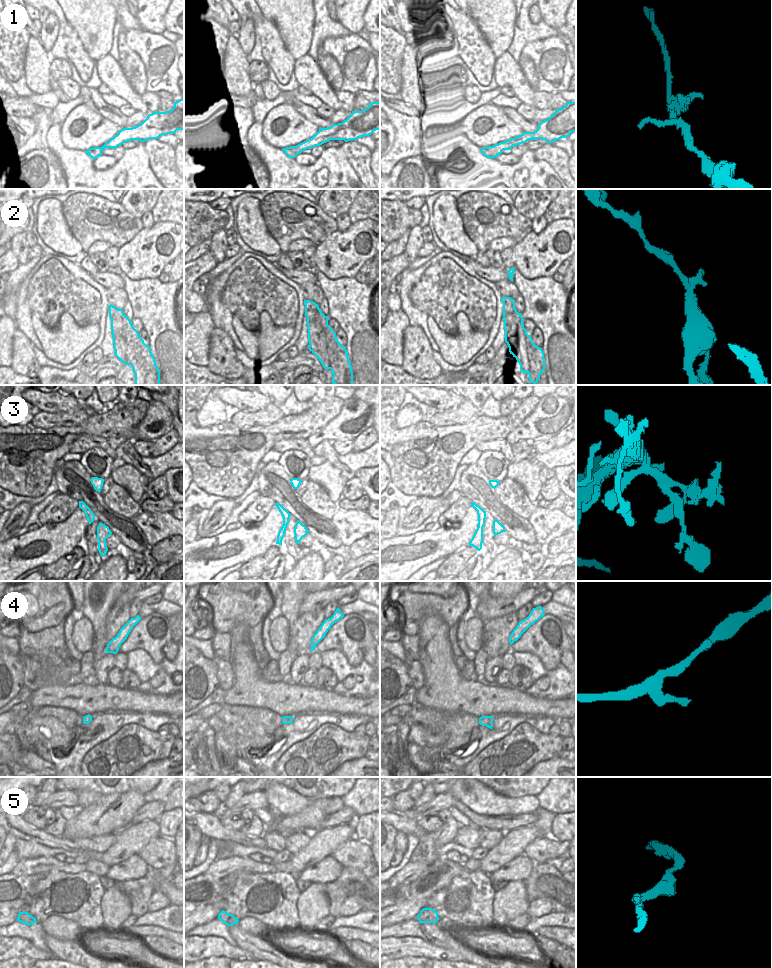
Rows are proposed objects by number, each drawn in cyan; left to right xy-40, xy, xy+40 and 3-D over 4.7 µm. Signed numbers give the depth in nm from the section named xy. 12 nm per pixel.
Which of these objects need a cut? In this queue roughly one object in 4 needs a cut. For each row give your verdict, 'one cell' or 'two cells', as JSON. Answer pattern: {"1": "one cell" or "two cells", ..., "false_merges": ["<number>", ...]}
{"1": "one cell", "2": "two cells", "3": "one cell", "4": "one cell", "5": "one cell", "false_merges": ["2"]}

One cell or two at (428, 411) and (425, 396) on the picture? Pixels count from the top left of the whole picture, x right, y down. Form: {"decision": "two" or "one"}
{"decision": "two"}

